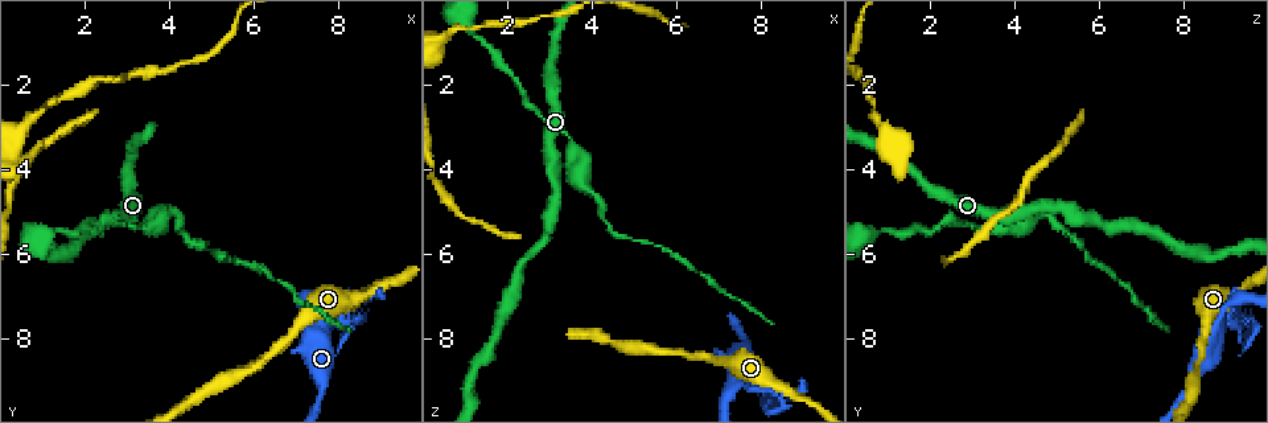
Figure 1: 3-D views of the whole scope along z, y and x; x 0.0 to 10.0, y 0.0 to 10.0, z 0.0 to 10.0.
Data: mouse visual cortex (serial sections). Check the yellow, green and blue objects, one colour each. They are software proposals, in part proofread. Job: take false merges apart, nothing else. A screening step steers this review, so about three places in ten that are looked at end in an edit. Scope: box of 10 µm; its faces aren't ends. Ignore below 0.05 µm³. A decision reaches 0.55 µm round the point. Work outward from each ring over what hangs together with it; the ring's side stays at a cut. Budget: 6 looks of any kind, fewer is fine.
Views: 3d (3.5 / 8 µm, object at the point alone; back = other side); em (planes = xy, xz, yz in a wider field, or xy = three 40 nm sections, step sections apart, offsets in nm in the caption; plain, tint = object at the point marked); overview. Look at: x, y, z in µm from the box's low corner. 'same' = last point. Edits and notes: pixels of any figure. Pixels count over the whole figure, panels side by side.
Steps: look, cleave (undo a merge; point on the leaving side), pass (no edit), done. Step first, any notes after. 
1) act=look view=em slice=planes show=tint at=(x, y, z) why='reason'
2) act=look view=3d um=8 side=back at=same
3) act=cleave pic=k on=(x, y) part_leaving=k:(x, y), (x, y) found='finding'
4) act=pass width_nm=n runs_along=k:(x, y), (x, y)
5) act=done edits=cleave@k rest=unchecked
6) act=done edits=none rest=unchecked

act=look view=3d um=3.5 at=(3.15, 5.20, 3.90) why='thin neck'

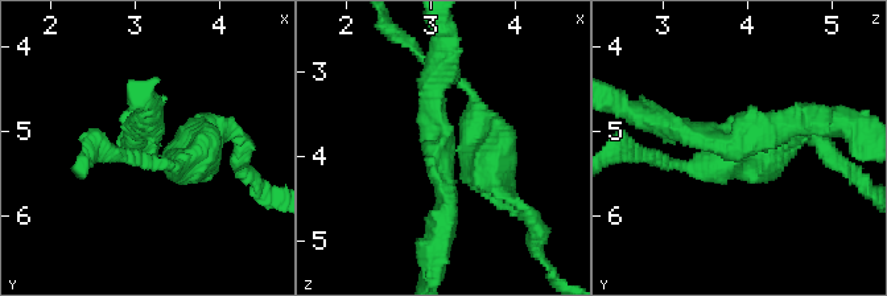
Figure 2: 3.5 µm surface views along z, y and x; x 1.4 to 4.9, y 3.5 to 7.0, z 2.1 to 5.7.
act=look view=em slice=xy step=5 show=tint at=(3.15, 5.15, 3.85)

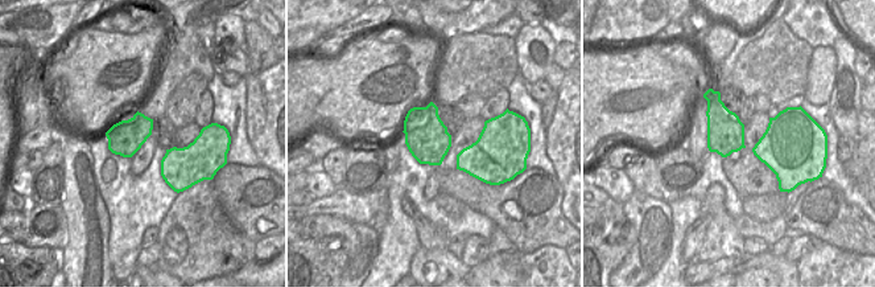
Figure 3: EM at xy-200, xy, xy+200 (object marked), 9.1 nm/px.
act=pass runs_along=2:(147, 124), (139, 144), (172, 168) found='one cell here'

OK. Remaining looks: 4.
act=look view=em slice=xy step=3 show=tint at=(4.50, 5.75, 5.50) why='sudden change in width'

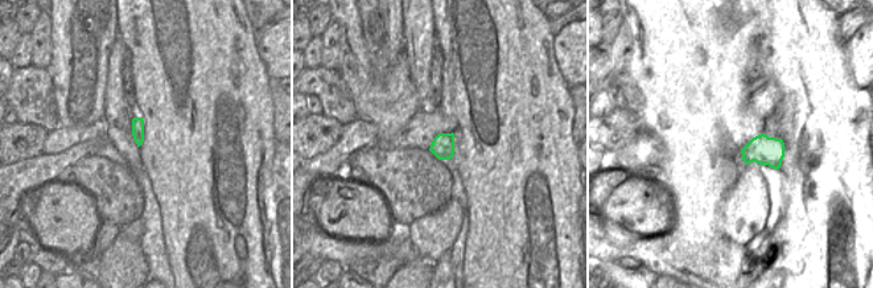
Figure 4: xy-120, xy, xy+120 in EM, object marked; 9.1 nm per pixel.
act=look view=3d um=3.5 at=same

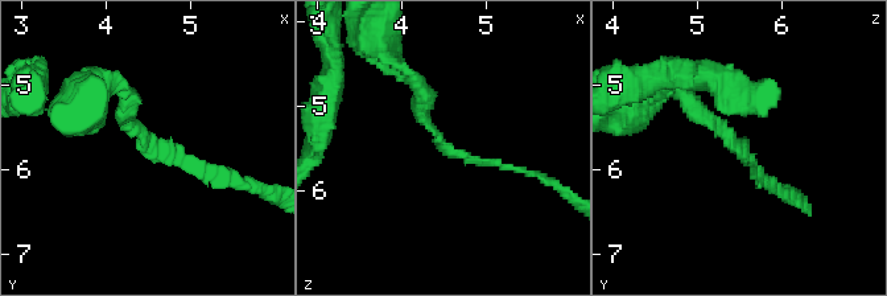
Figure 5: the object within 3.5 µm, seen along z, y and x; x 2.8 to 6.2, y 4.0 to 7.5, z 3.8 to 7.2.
act=pass runs_along=5:(122, 90), (143, 143), (227, 175) found='all the same cell'

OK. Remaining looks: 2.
act=look view=3d um=3.5 at=(7.90, 7.65, 9.15) why='thick turns thin'

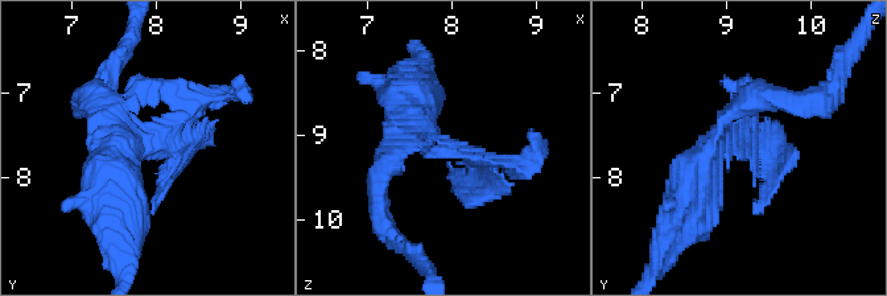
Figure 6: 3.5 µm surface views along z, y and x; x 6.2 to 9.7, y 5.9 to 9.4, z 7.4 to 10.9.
act=look view=em slice=xy step=5 show=tint at=(7.90, 7.70, 9.10) why='now the EM'

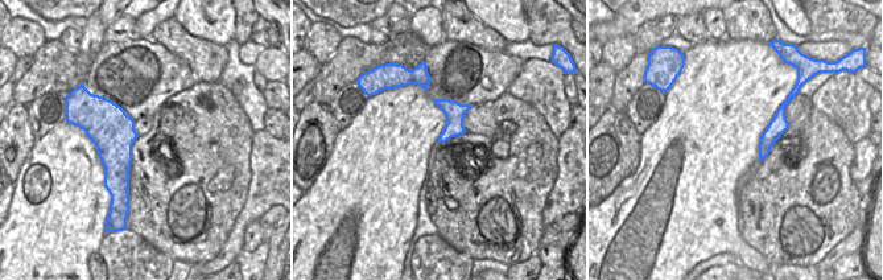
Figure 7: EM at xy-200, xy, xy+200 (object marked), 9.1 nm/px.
act=cleave pic=6 on=(166, 168) width_nm=170 part_leaving=6:(143, 152), (203, 99), (240, 91) found='two cells meet here'

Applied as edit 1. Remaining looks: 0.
act=done edits=cleave@6 rest=unchecked

